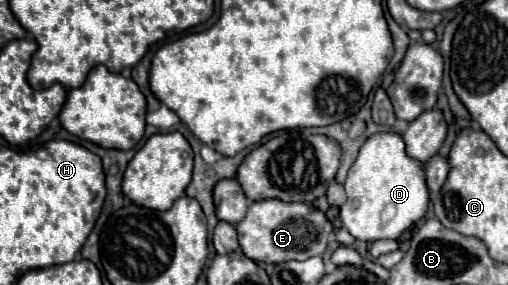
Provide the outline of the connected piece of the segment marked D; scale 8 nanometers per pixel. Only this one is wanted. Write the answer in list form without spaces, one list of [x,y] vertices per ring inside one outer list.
[[[376,133],[362,145],[358,159],[348,171],[344,189],[348,199],[340,207],[340,219],[358,241],[398,239],[428,209],[428,187],[422,175],[422,163],[406,155],[404,141],[398,133]]]

